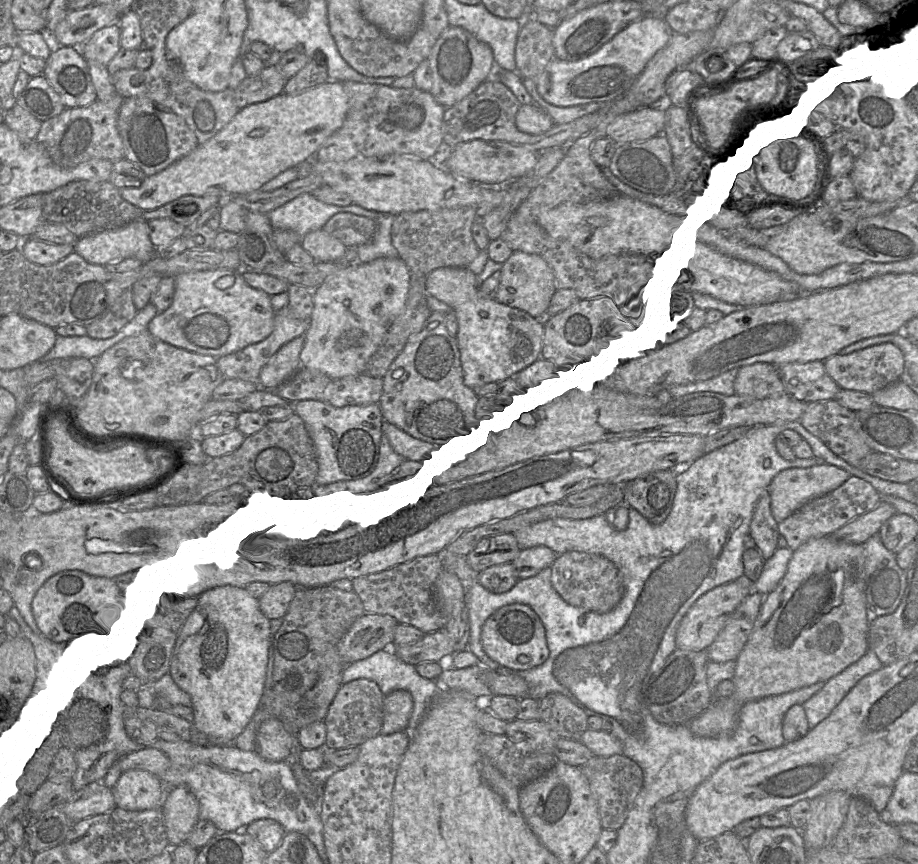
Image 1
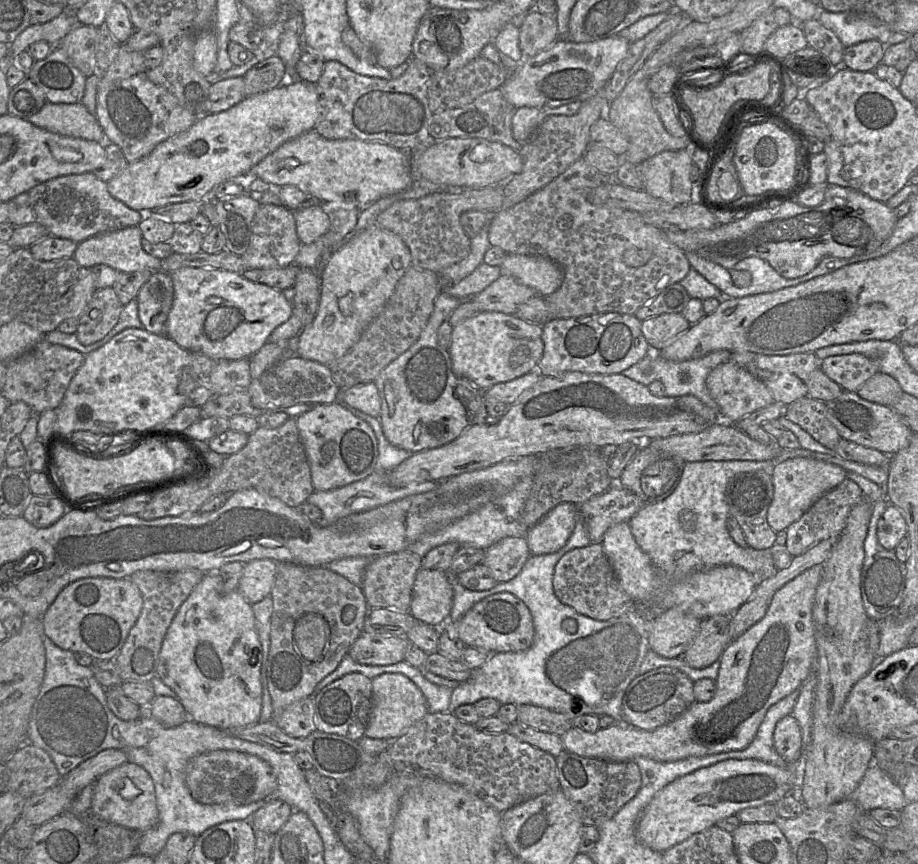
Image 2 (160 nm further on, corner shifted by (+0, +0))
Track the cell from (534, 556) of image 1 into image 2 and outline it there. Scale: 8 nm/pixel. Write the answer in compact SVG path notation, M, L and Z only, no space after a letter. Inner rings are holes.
M506 537L485 549L482 564L491 571L498 583L504 583L518 575L530 556L531 552L525 538Z

